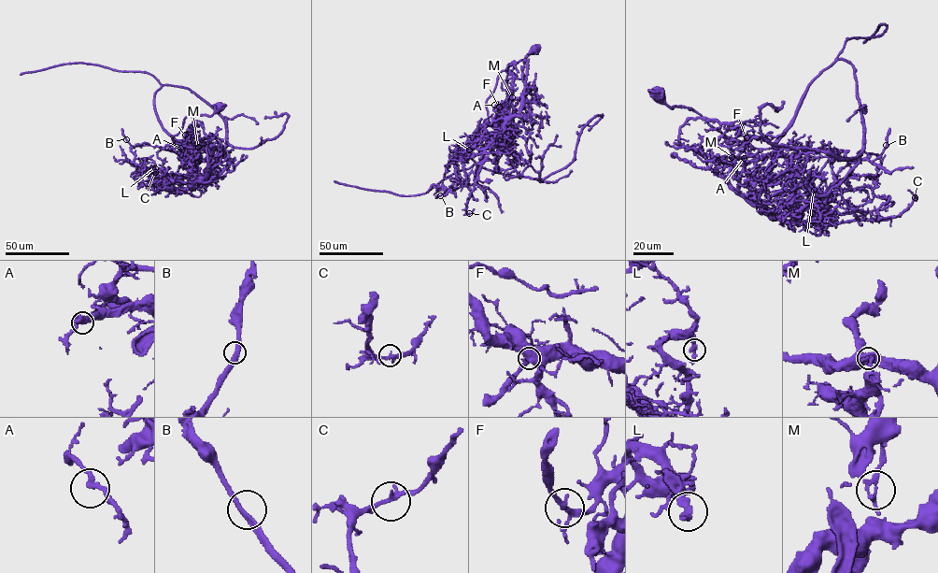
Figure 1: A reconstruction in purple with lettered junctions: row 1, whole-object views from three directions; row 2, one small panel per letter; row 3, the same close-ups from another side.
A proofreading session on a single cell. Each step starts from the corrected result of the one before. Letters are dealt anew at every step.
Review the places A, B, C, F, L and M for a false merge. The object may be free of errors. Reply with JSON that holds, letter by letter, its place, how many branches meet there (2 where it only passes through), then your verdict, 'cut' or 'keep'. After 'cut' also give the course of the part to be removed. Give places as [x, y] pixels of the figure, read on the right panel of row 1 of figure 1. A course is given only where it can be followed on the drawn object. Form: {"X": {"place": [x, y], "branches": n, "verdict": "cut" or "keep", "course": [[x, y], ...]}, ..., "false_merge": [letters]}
{"A": {"place": [744, 158], "branches": 2, "verdict": "keep"}, "B": {"place": [886, 145], "branches": 2, "verdict": "keep"}, "C": {"place": [915, 197], "branches": 2, "verdict": "keep"}, "F": {"place": [746, 137], "branches": 2, "verdict": "keep"}, "L": {"place": [814, 190], "branches": 2, "verdict": "keep"}, "M": {"place": [731, 157], "branches": 2, "verdict": "cut", "course": [[731, 157], [773, 154], [807, 86], [840, 60], [862, 150], [771, 144], [760, 109], [778, 111]]}, "false_merge": ["M"]}

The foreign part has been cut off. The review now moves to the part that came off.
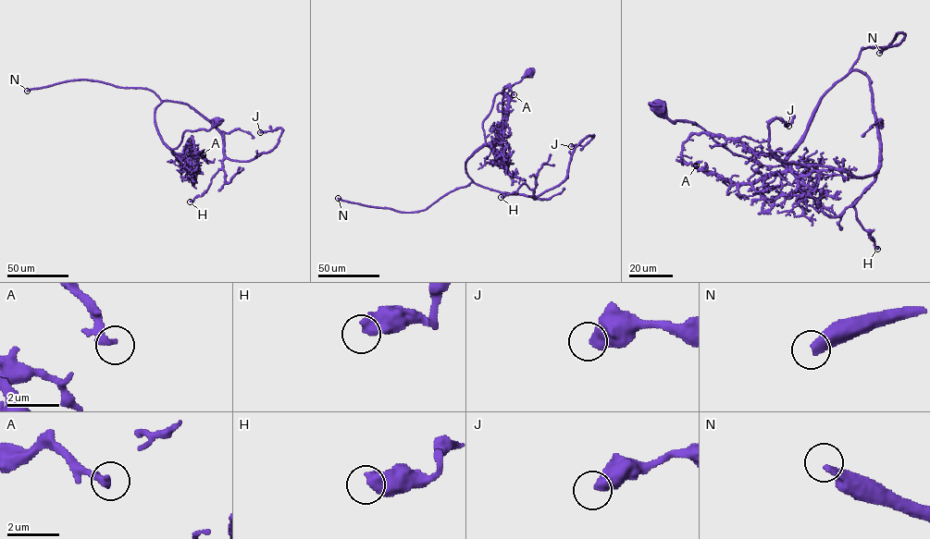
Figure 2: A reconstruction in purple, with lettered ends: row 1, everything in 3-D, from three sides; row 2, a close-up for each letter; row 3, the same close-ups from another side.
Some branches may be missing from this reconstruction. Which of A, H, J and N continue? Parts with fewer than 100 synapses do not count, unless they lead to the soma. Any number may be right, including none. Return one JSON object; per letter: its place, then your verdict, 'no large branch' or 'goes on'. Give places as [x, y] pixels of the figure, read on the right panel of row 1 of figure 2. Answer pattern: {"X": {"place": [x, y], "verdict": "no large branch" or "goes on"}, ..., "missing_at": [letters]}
{"A": {"place": [696, 165], "verdict": "no large branch"}, "H": {"place": [877, 249], "verdict": "no large branch"}, "J": {"place": [788, 126], "verdict": "no large branch"}, "N": {"place": [879, 53], "verdict": "goes on"}, "missing_at": ["N"]}

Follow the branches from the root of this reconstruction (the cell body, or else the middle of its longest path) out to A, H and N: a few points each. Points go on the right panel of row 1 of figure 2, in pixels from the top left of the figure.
A: (656, 106), (734, 153), (787, 166), (704, 133), (683, 144), (682, 160), (696, 165)
H: (656, 106), (779, 165), (819, 99), (862, 72), (880, 153), (853, 206), (877, 249)
N: (656, 106), (734, 153), (779, 165), (860, 52), (897, 45), (905, 35), (879, 53)

